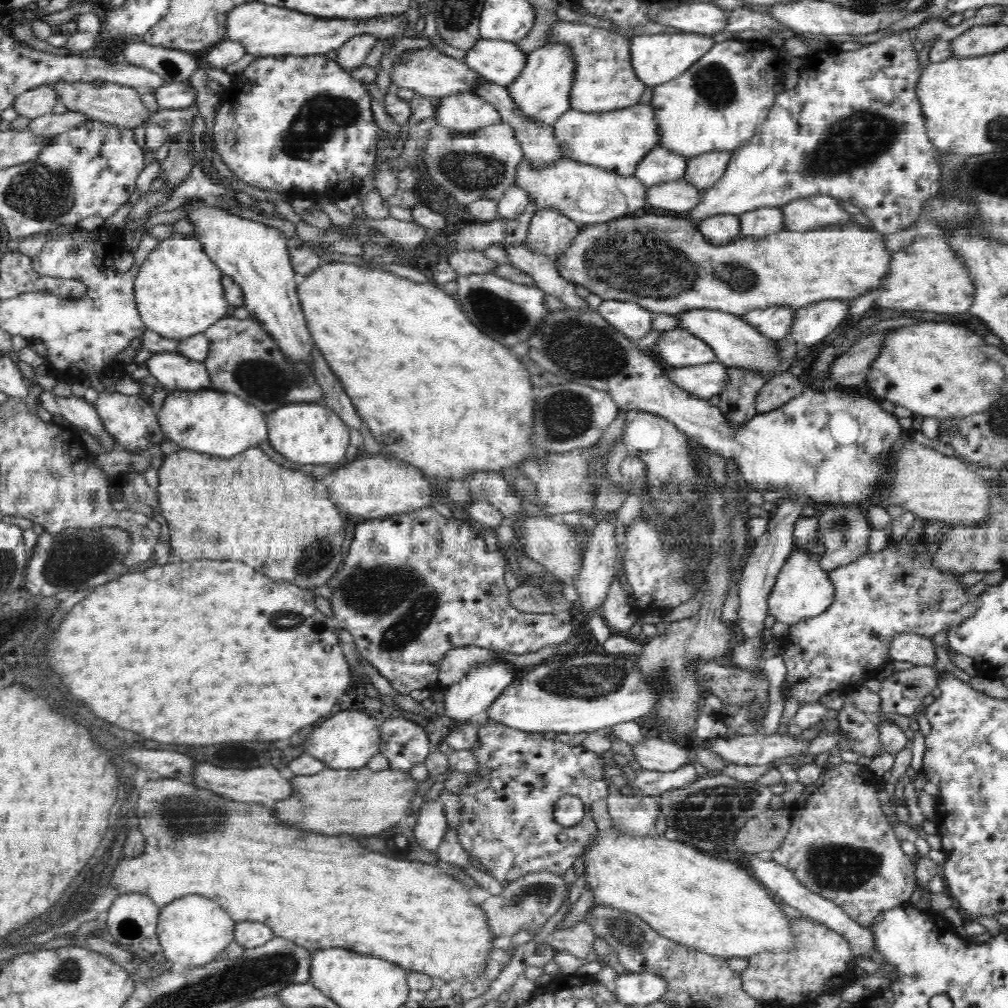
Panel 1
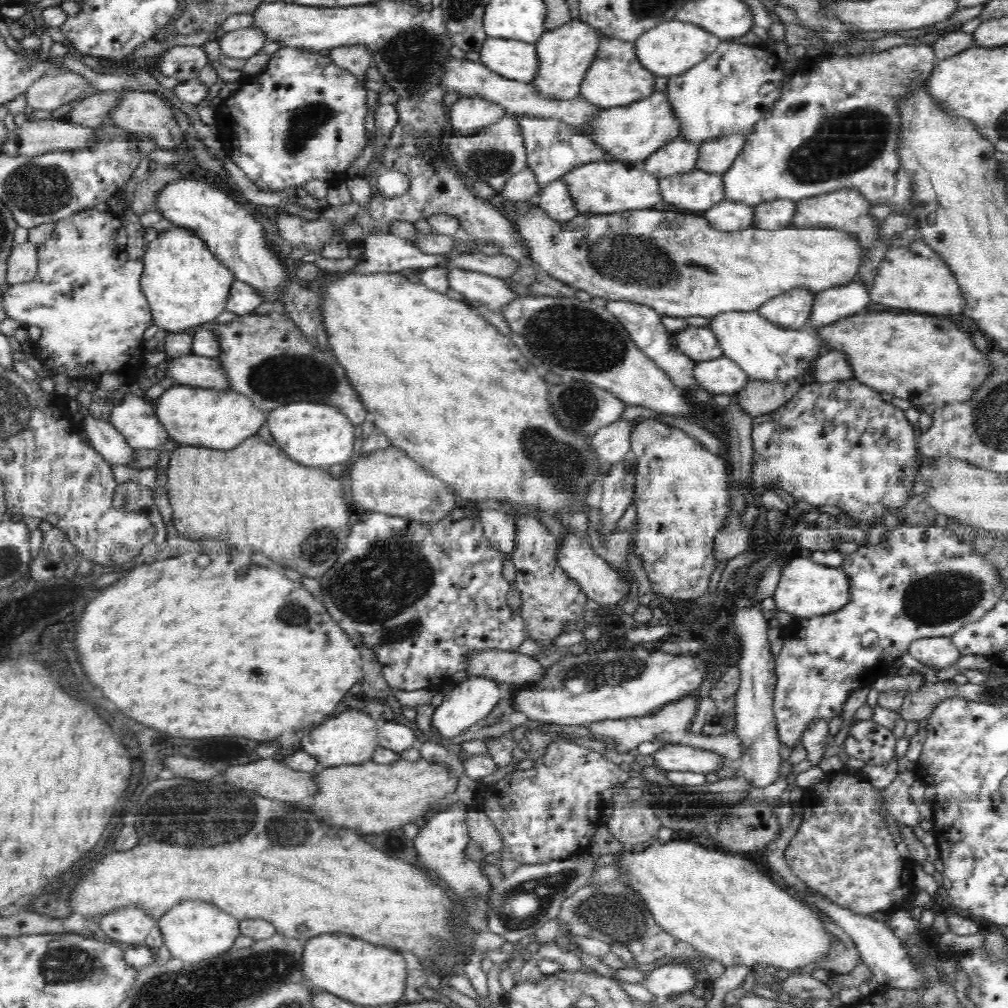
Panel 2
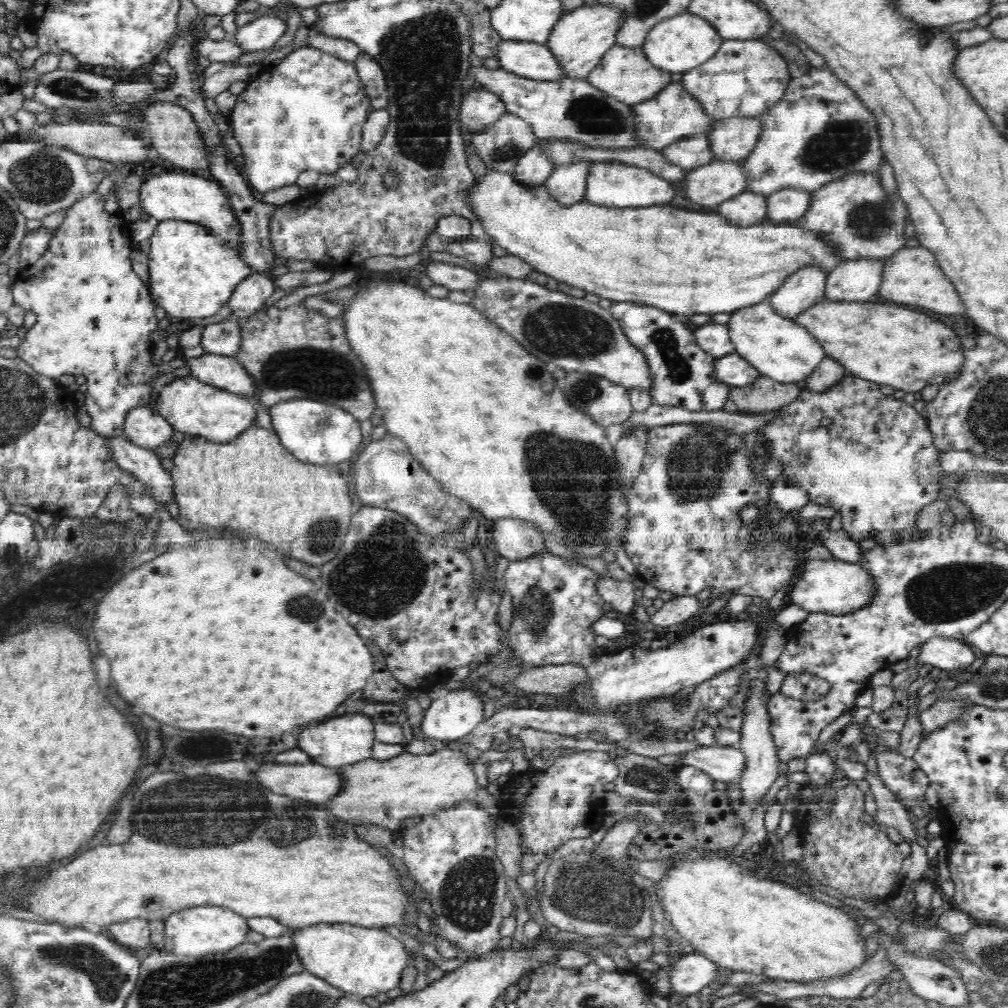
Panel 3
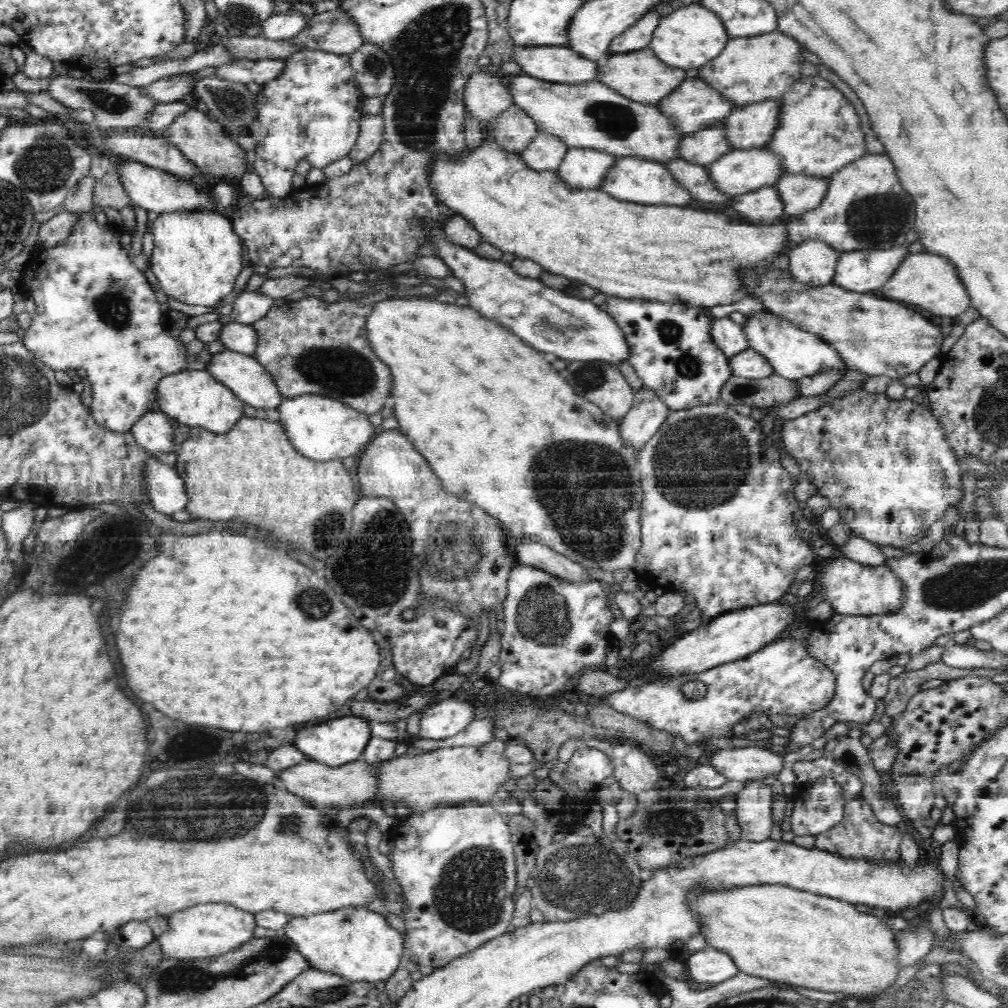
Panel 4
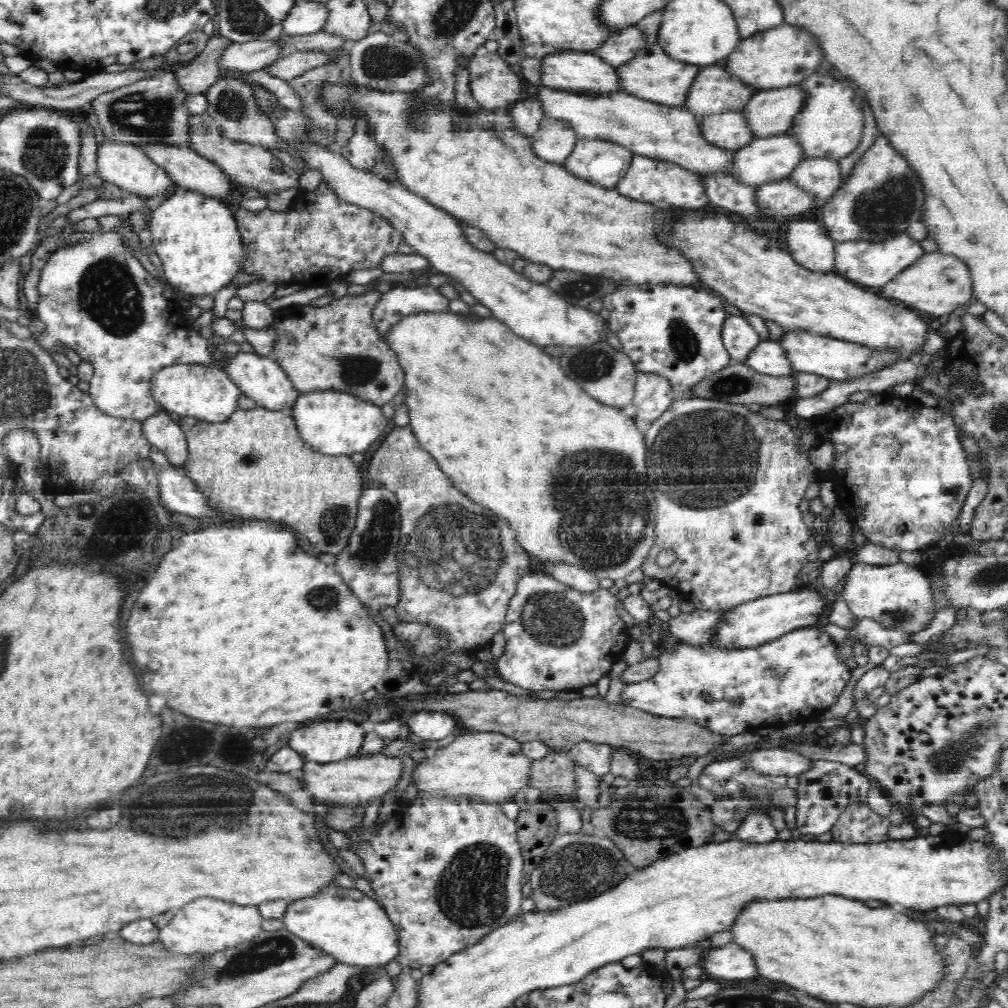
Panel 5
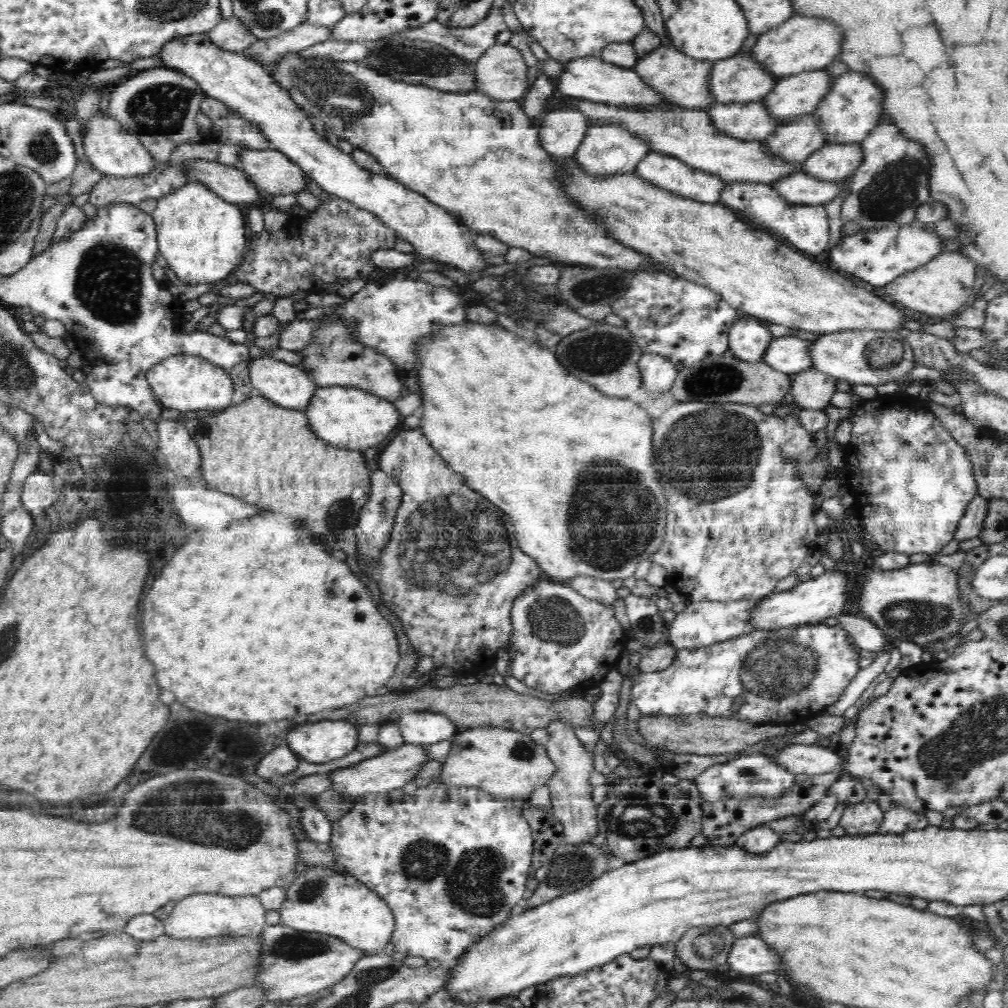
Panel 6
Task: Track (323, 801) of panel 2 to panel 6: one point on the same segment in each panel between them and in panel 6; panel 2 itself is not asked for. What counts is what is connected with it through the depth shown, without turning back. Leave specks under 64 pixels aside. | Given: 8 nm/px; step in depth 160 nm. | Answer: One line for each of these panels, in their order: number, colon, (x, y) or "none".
3: (384, 792)
4: (474, 772)
5: (493, 766)
6: (509, 764)

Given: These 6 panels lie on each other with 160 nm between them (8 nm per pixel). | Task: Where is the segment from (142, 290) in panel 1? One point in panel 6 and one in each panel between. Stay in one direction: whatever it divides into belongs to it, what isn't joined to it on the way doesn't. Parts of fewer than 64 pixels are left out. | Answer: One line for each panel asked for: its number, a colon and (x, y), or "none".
2: (186, 285)
3: (193, 272)
4: (197, 256)
5: (197, 238)
6: (202, 236)

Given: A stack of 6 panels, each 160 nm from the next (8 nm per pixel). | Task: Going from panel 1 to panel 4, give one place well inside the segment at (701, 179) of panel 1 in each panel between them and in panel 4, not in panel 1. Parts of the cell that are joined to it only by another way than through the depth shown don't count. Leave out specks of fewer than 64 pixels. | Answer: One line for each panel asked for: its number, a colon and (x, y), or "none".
2: (717, 154)
3: (735, 137)
4: (753, 124)

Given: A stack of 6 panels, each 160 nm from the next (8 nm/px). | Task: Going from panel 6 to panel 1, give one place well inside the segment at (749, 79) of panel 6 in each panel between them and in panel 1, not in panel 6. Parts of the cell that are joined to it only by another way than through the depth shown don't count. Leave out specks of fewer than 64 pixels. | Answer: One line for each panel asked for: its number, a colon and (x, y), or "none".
1: (617, 140)
2: (633, 132)
3: (675, 113)
4: (696, 104)
5: (716, 89)

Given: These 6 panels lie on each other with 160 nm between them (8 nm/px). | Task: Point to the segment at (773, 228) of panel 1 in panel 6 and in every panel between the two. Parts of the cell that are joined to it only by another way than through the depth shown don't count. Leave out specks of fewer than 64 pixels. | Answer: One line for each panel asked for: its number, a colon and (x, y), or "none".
2: (780, 212)
3: (787, 205)
4: (801, 192)
5: (821, 175)
6: (836, 160)

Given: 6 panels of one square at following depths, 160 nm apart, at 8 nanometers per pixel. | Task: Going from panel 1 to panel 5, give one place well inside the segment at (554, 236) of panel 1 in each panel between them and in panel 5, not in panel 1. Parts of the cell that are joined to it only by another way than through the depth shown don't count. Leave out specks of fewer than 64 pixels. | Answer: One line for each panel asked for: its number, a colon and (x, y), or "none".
2: (556, 198)
3: (568, 182)
4: (582, 167)
5: (601, 161)

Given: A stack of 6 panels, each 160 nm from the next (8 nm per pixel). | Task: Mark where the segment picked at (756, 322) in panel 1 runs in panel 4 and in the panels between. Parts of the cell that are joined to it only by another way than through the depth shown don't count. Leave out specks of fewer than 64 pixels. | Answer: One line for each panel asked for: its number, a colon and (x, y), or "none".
2: (793, 308)
3: (804, 286)
4: (813, 260)

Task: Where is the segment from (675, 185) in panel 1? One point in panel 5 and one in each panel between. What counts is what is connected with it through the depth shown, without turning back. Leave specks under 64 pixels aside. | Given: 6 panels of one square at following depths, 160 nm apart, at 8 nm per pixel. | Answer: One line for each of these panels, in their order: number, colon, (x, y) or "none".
2: (696, 190)
3: (709, 185)
4: (741, 170)
5: (767, 158)

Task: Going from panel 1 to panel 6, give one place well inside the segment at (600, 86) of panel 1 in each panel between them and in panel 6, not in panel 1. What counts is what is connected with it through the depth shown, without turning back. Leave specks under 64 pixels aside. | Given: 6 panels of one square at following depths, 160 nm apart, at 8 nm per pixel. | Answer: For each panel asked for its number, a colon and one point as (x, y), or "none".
2: (617, 78)
3: (627, 74)
4: (641, 75)
5: (653, 75)
6: (686, 80)

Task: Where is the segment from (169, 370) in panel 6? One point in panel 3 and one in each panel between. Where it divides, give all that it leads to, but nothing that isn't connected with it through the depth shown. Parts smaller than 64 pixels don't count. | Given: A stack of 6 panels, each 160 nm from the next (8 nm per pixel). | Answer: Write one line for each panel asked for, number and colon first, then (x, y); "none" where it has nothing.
3: (193, 407)
4: (194, 397)
5: (205, 392)

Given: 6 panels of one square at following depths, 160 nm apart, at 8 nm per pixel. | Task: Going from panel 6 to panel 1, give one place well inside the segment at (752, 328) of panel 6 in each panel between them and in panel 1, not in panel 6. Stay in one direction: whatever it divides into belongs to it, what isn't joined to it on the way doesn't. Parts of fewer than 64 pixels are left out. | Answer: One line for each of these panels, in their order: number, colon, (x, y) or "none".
1: (676, 348)
2: (701, 343)
3: (714, 338)
4: (728, 335)
5: (740, 338)

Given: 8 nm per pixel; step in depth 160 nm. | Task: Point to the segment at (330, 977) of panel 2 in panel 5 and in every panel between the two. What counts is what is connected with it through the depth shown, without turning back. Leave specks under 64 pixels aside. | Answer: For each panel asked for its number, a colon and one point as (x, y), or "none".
3: (361, 960)
4: (359, 944)
5: (356, 929)

